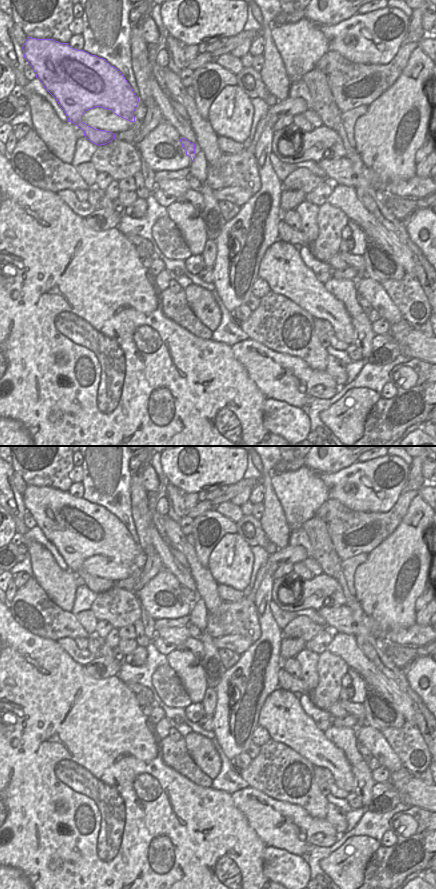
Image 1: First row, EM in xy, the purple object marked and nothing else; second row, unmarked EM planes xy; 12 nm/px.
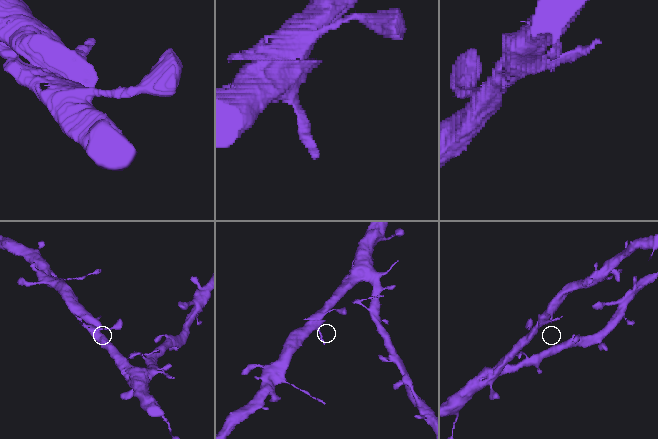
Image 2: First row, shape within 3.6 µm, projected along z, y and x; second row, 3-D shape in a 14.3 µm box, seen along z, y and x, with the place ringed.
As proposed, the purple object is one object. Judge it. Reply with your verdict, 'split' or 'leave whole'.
leave whole

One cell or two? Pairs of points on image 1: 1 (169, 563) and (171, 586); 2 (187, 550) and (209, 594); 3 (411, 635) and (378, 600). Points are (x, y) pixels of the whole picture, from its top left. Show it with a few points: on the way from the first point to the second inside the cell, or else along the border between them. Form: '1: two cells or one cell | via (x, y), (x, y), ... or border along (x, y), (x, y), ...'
1: two cells | border along (163, 567), (170, 571), (181, 585)
2: one cell | via (193, 561), (205, 583)
3: two cells | border along (416, 623), (390, 628), (379, 626)

